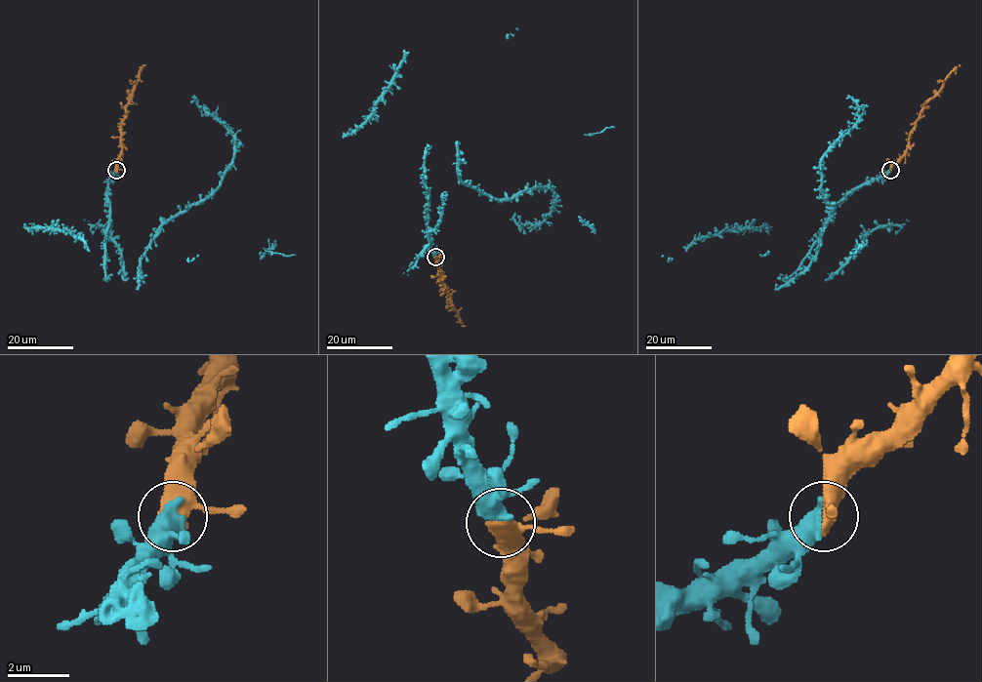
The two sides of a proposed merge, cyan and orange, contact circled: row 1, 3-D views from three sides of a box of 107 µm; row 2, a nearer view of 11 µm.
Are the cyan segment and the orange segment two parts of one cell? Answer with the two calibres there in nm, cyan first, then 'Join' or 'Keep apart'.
Thickness 650 nm (cyan) against 480 nm. Join

